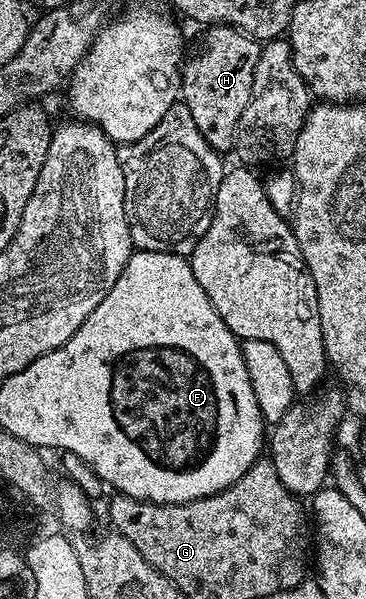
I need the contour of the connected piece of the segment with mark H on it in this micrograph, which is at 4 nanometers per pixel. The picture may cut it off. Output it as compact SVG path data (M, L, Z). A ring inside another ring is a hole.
M213 25L197 43L197 48L188 52L181 65L180 102L191 109L199 133L218 153L233 151L237 136L237 122L247 109L251 97L251 81L255 77L255 61L259 61L262 44L244 33L238 27Z

